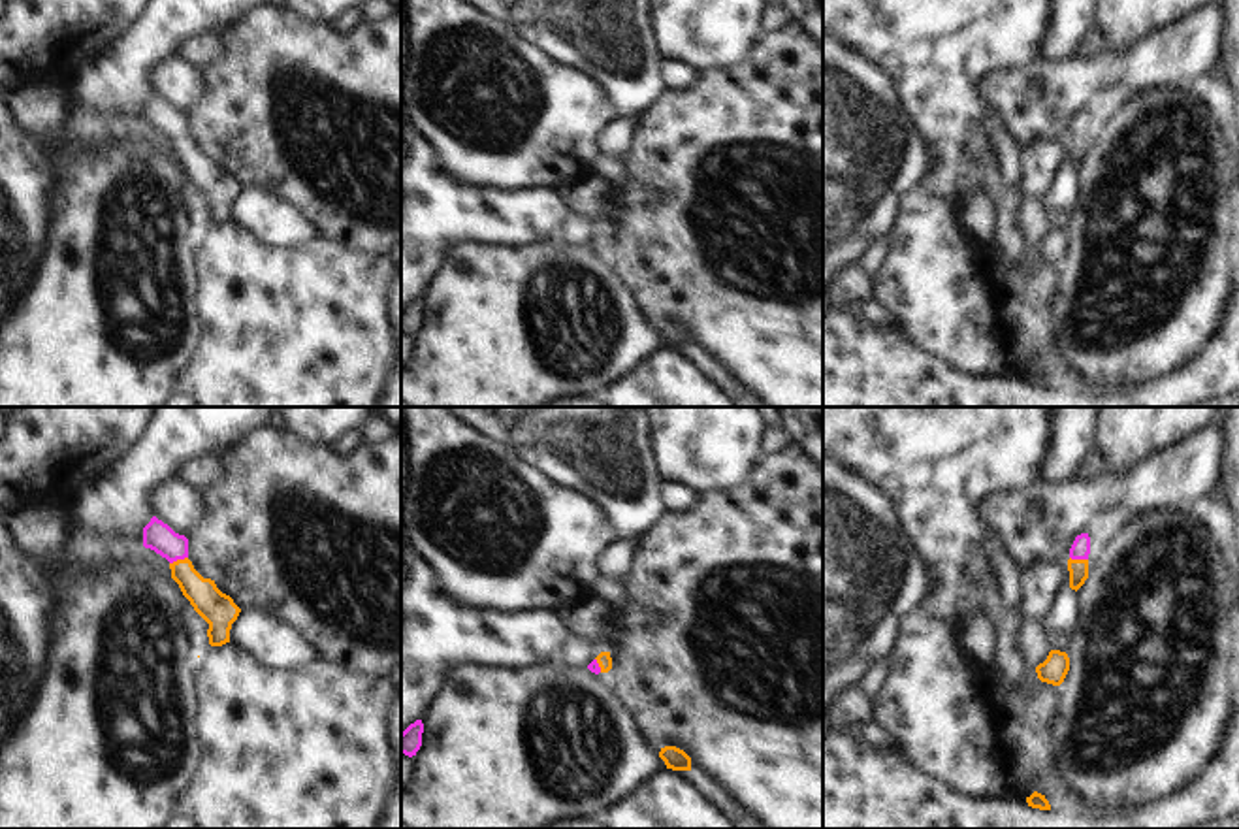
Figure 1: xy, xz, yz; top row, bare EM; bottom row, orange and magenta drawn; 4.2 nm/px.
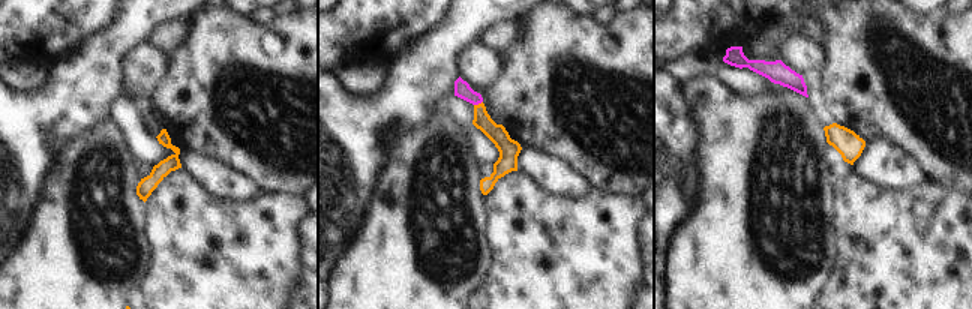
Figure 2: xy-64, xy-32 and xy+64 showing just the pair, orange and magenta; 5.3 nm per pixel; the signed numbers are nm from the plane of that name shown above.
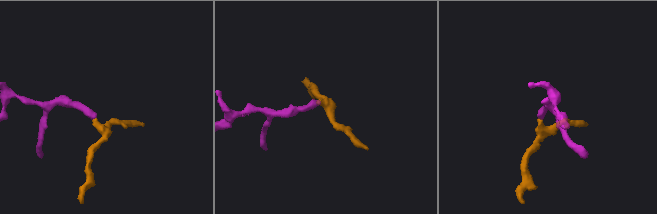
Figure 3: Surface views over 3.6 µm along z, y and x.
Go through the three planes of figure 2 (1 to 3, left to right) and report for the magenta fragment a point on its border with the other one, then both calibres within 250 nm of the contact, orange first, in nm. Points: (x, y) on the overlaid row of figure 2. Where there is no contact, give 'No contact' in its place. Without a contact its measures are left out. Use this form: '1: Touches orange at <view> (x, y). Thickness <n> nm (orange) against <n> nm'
1: No contact
2: Touches orange at xy-32 (479, 104). Thickness 100 nm (orange) against 90 nm
3: No contact

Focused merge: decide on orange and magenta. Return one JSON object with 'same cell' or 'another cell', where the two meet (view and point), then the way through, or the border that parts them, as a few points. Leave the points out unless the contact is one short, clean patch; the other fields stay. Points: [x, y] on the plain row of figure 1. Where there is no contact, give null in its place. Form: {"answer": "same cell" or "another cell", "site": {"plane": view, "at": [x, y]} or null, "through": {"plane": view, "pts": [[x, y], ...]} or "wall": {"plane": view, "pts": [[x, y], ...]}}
{"answer": "same cell", "site": {"plane": "xy", "at": [177, 138]}, "through": {"plane": "xy", "pts": [[213, 183], [183, 151], [177, 138], [157, 113]]}}

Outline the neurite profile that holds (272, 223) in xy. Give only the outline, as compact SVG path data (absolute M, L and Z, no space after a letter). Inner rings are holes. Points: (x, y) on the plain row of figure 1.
M258 187L239 190L230 207L230 220L264 247L296 251L318 239L288 203Z

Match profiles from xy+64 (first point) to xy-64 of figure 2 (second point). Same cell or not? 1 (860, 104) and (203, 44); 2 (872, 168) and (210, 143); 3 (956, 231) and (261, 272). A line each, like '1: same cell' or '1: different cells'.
1: same cell
2: different cells
3: same cell

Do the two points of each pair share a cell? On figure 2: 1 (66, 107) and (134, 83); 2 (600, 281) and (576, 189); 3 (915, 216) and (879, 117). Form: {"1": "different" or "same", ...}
{"1": "different", "2": "different", "3": "different"}

